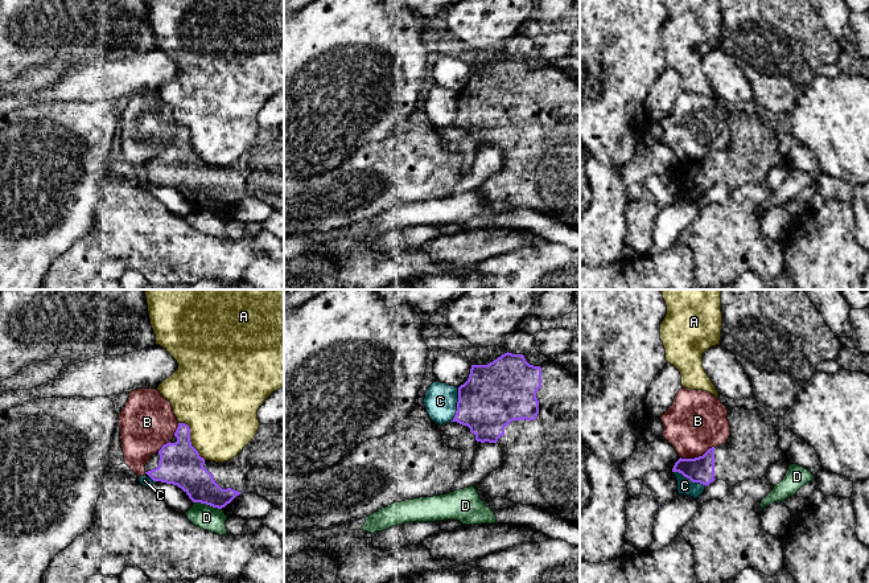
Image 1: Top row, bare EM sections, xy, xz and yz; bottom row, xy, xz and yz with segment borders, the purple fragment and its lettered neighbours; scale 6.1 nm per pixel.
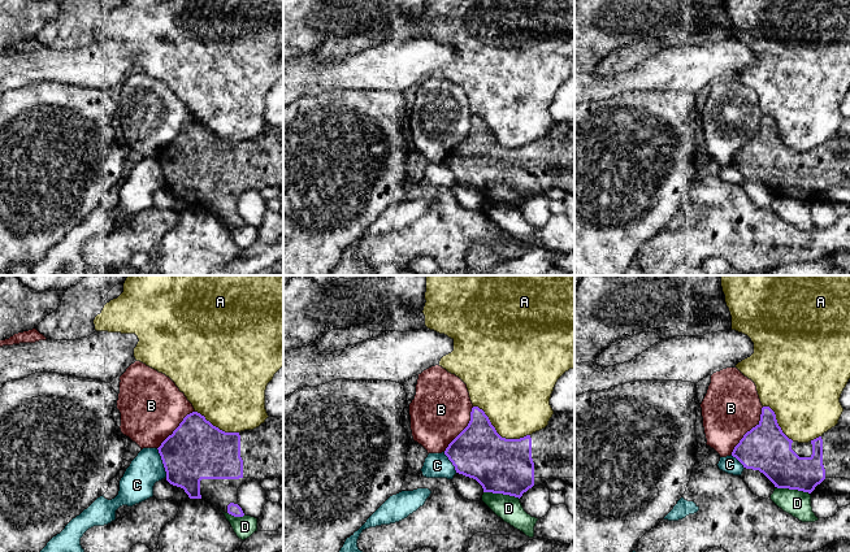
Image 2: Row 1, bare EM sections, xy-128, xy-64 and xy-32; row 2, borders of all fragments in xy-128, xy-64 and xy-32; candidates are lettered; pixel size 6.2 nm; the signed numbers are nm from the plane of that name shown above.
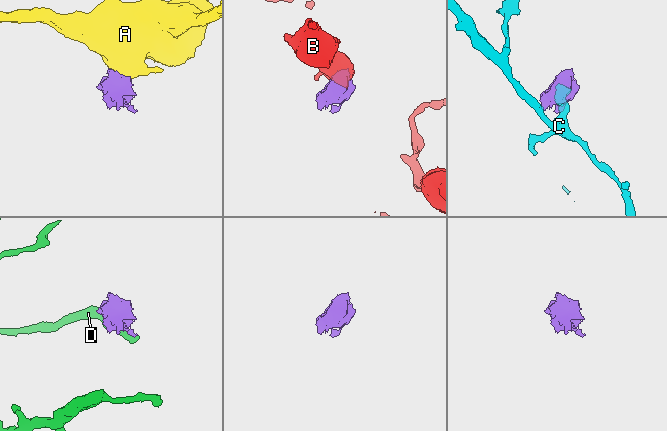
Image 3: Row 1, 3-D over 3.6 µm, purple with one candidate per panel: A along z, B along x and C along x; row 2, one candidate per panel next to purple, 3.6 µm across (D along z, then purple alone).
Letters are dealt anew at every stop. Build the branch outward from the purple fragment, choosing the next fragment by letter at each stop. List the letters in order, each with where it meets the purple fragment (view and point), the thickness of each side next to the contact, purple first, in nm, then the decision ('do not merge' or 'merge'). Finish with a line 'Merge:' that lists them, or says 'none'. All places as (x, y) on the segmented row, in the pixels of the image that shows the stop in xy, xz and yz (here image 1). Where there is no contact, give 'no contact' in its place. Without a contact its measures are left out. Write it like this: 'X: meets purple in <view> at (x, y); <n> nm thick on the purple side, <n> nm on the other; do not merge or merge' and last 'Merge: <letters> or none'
A: meets purple in xy at (189, 439); 260 nm thick on the purple side, 440 nm on the other; do not merge
B: meets purple in yz at (699, 456); 160 nm thick on the purple side, 360 nm on the other; do not merge
C: meets purple in xz at (457, 405); 380 nm thick on the purple side, 200 nm on the other; do not merge
D: meets purple in xy at (208, 504); 220 nm thick on the purple side, 150 nm on the other; do not merge
Merge: none

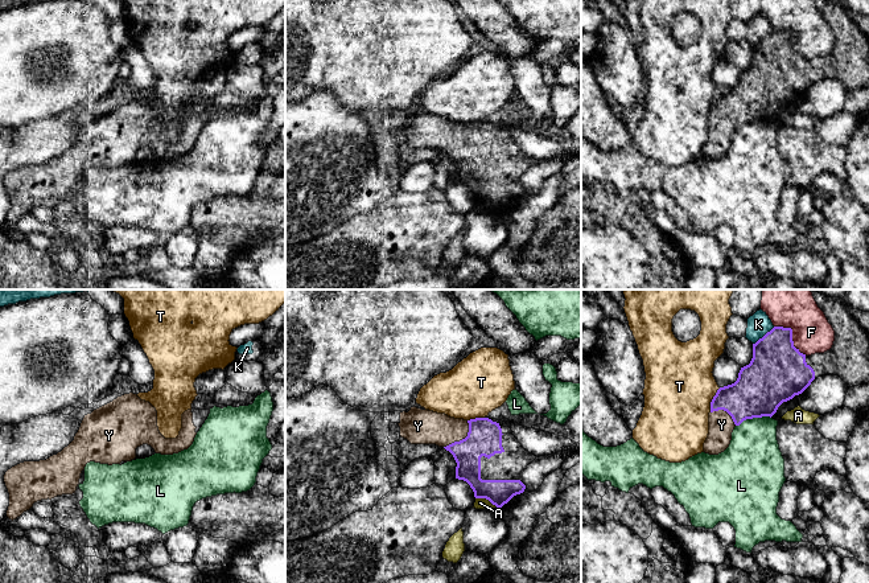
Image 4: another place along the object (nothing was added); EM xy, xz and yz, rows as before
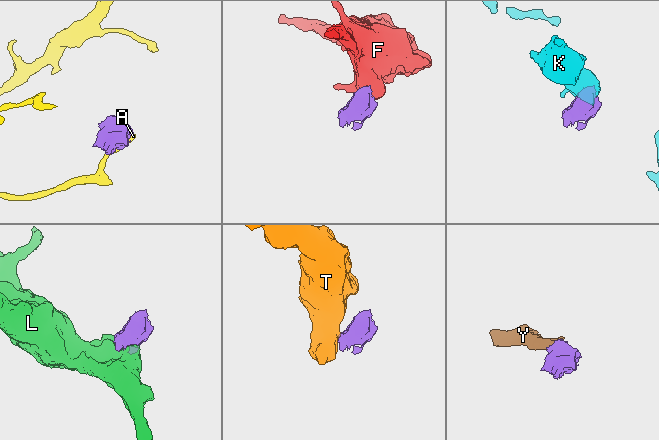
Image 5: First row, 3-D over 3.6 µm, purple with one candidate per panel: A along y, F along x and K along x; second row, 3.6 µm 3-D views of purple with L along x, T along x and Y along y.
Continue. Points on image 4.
A: meets purple in xz at (487, 499); 160 nm thick on the purple side, 60 nm on the other; do not merge
F: meets purple in yz at (791, 335); 360 nm thick on the purple side, 300 nm on the other; do not merge
K: meets purple in yz at (765, 335); 360 nm thick on the purple side, 140 nm on the other; do not merge
L: meets purple in yz at (753, 417); 320 nm thick on the purple side, 340 nm on the other; do not merge
T: meets purple in yz at (712, 399); 280 nm thick on the purple side, 420 nm on the other; do not merge
Y: meets purple in xz at (462, 439); 200 nm thick on the purple side, 200 nm on the other; merge
Merge: Y

